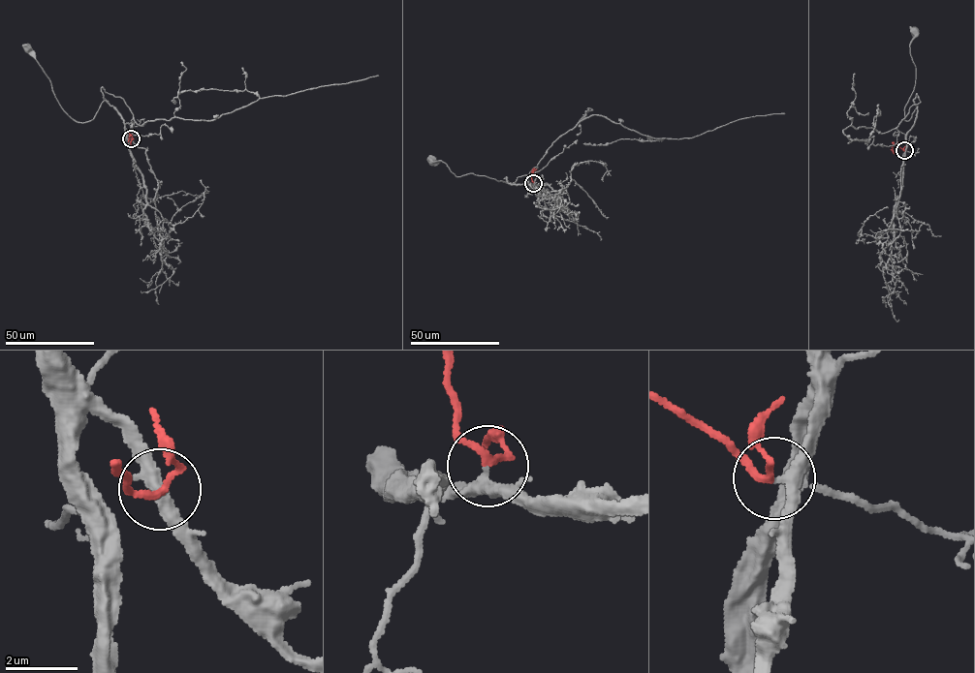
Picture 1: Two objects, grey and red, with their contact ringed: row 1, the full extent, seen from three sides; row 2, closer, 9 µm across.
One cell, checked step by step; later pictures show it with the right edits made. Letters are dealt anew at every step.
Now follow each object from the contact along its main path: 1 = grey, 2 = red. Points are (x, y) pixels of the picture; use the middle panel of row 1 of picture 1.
1: (533, 183), (527, 179), (522, 184), (514, 184), (470, 172), (457, 176), (446, 163), (432, 162)
2: (533, 182), (531, 171), (535, 170), (533, 173)

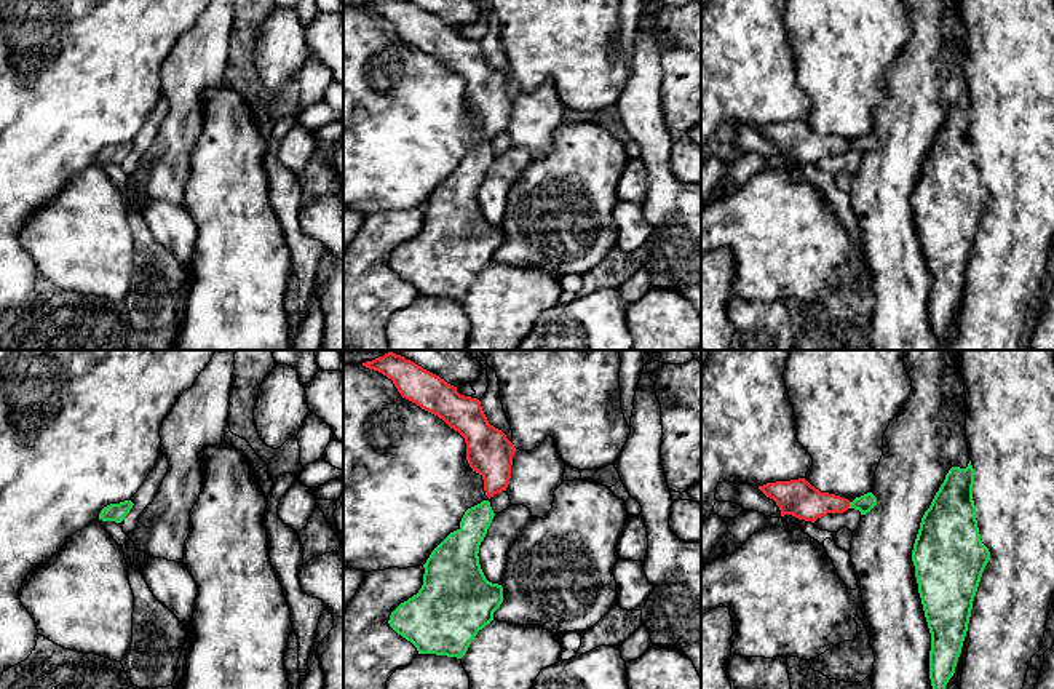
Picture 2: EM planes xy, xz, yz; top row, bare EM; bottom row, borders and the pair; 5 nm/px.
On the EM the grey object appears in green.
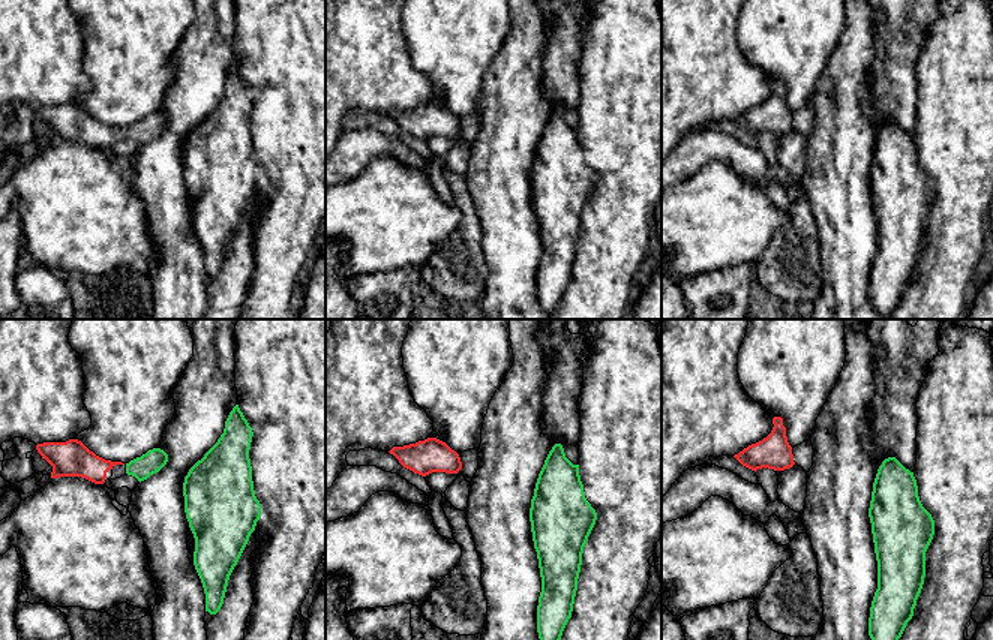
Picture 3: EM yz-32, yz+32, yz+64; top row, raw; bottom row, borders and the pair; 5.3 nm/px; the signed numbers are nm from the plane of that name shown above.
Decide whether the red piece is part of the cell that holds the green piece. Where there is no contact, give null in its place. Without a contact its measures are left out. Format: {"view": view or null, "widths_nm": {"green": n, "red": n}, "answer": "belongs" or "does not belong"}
{"view": "yz", "widths_nm": {"green": 90, "red": 180}, "answer": "belongs"}

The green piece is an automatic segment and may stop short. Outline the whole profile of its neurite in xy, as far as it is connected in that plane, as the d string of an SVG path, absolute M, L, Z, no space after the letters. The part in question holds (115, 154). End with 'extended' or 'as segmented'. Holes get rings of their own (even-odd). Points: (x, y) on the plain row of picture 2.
M131 142L110 145L101 152L99 161L121 165L125 158L129 155L129 152L133 150L133 147L134 145Z | as segmented

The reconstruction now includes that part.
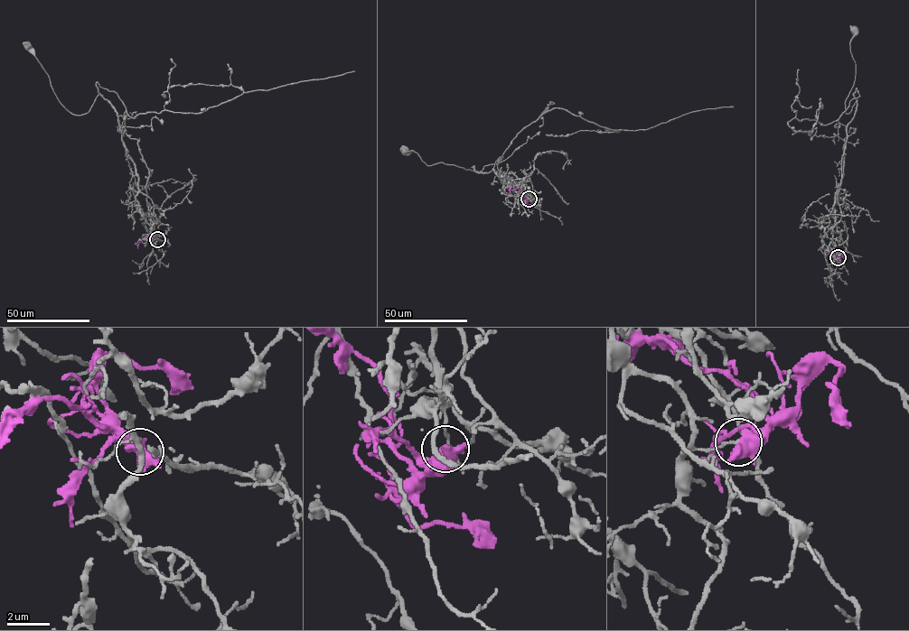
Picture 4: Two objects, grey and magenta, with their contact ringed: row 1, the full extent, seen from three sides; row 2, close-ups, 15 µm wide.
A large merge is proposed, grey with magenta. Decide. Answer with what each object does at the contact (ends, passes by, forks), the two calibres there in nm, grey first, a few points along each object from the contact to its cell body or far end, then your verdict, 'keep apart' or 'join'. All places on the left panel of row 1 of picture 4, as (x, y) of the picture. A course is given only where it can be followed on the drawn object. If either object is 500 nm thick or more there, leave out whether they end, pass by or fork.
130/550 nm | grey via (156, 239), (135, 199), (138, 179), (112, 106), (99, 94), (88, 112), (70, 113), (28, 46) | magenta via (156, 239), (151, 235), (146, 236), (137, 248) | keep apart

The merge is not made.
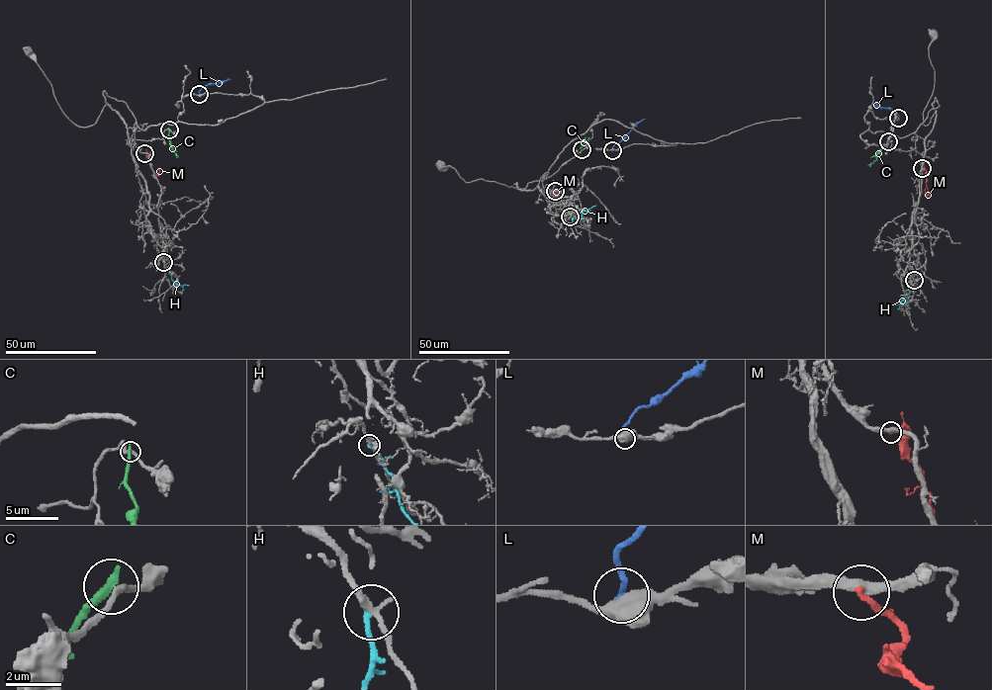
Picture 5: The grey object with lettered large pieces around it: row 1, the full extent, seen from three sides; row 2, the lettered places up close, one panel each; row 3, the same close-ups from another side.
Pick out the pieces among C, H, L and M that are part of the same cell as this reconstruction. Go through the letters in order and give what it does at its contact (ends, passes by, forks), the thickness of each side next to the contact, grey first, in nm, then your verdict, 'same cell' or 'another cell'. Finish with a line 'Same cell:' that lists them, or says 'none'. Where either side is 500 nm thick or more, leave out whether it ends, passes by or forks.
C: it ends | 200/320 nm | another cell
H: it ends | 240/220 nm | another cell
L: 550/220 nm | another cell
M: it ends | 340/240 nm | another cell
Same cell: none

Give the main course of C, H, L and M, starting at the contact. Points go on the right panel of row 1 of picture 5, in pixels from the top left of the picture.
C: (888, 141), (869, 166)
H: (914, 279), (913, 289), (900, 304), (895, 304)
L: (898, 119), (893, 110), (871, 104)
M: (923, 168), (926, 170), (928, 195), (926, 188)

